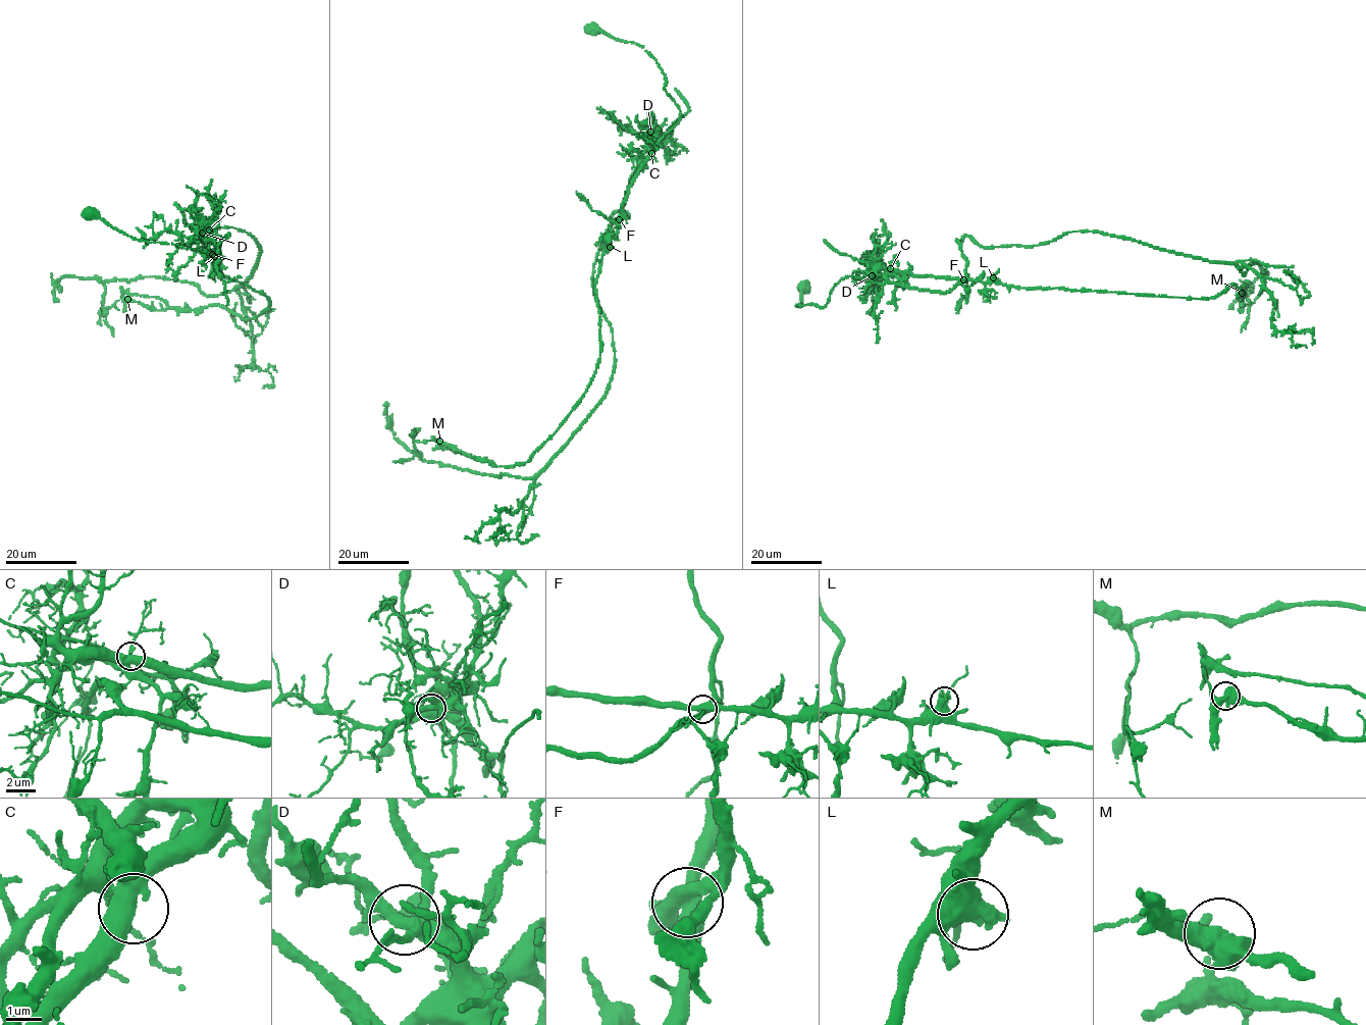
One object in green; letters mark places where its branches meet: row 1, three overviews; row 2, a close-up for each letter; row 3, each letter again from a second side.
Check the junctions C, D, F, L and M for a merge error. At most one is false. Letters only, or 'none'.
F

